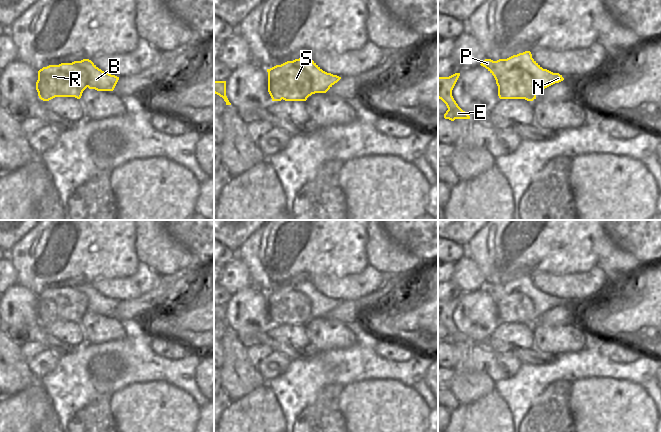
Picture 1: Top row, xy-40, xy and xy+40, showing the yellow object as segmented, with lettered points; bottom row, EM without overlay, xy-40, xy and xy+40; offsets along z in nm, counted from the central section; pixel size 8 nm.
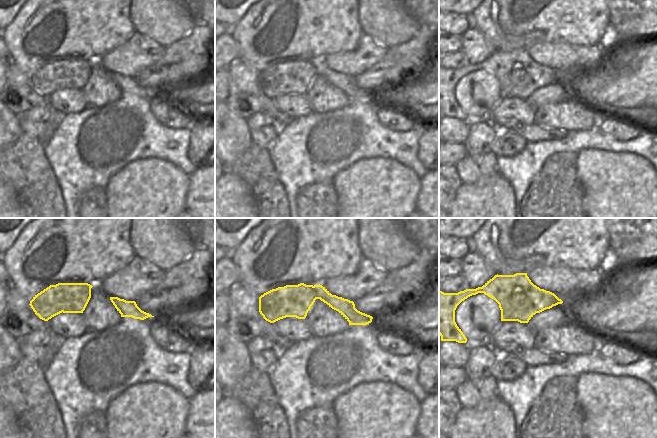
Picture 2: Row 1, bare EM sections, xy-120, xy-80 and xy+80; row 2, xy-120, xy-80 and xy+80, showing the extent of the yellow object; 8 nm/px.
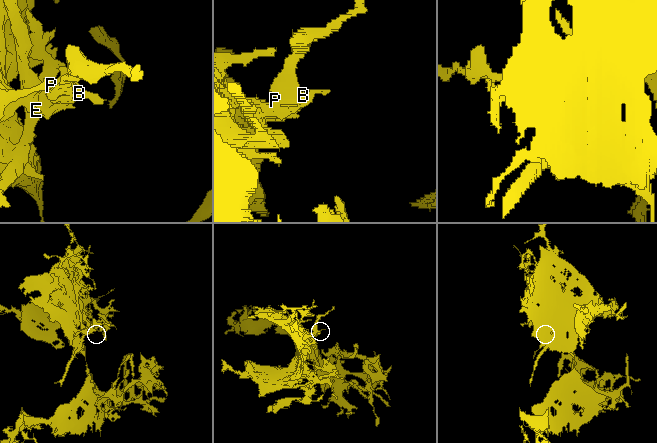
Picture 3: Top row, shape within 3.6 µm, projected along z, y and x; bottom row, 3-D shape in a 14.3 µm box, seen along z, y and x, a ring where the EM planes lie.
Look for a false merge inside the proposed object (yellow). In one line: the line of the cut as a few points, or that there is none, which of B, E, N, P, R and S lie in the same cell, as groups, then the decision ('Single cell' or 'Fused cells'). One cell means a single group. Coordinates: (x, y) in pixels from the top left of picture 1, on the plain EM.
Split along xy (272, 291), (300, 291), (304, 293), (311, 302), (312, 317). Groups: B E N P / R S. Fused cells

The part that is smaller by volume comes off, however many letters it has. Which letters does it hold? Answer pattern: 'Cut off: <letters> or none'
Cut off: R, S

